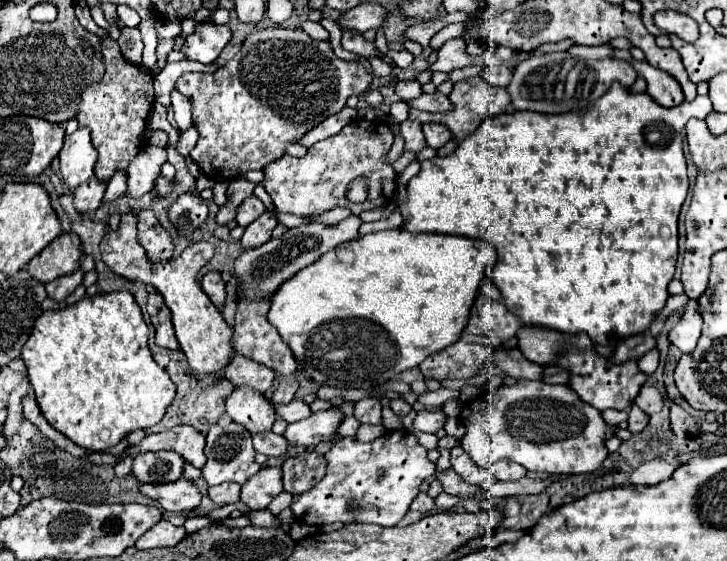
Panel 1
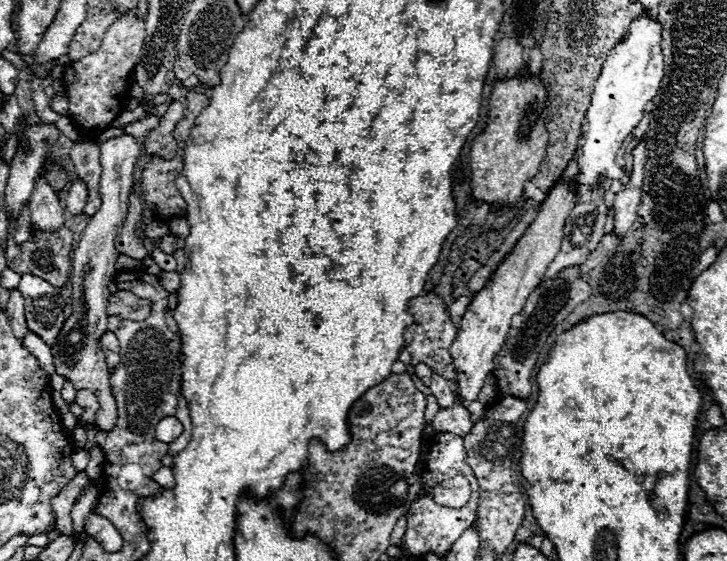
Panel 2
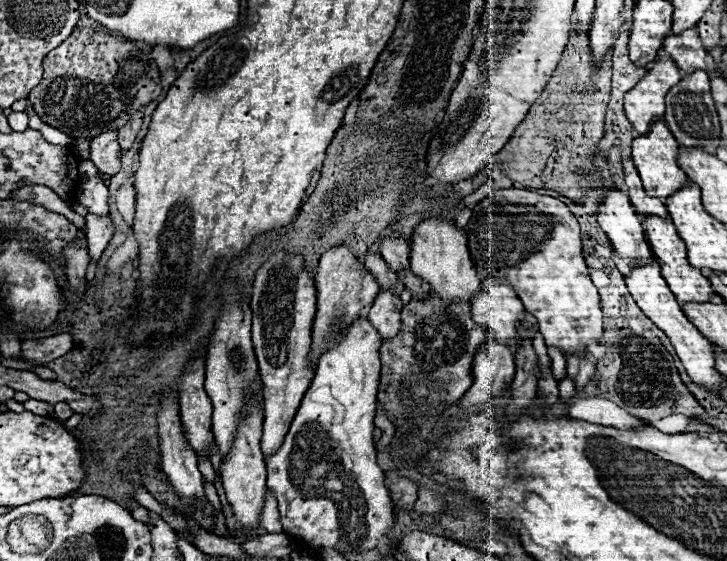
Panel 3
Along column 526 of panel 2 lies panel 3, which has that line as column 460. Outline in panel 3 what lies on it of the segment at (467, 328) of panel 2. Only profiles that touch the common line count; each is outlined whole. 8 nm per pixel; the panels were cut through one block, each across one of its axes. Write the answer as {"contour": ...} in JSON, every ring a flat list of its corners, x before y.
{"contour":[[426,218,418,226,414,226,410,248,410,268,418,278,426,280,432,286,432,292,450,302,454,302,456,298,470,302,474,294,478,294,480,280,470,260,466,230,460,230,454,222,446,218]]}

